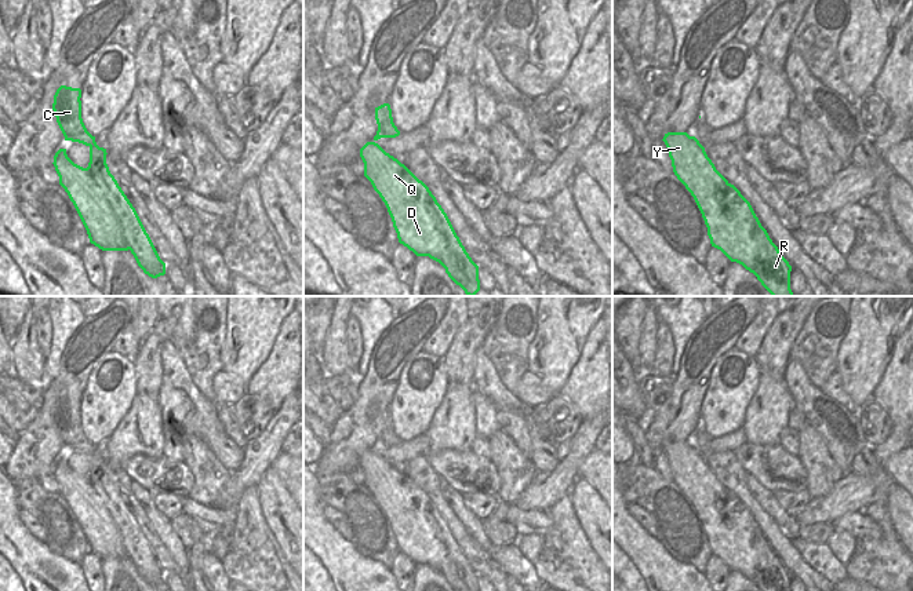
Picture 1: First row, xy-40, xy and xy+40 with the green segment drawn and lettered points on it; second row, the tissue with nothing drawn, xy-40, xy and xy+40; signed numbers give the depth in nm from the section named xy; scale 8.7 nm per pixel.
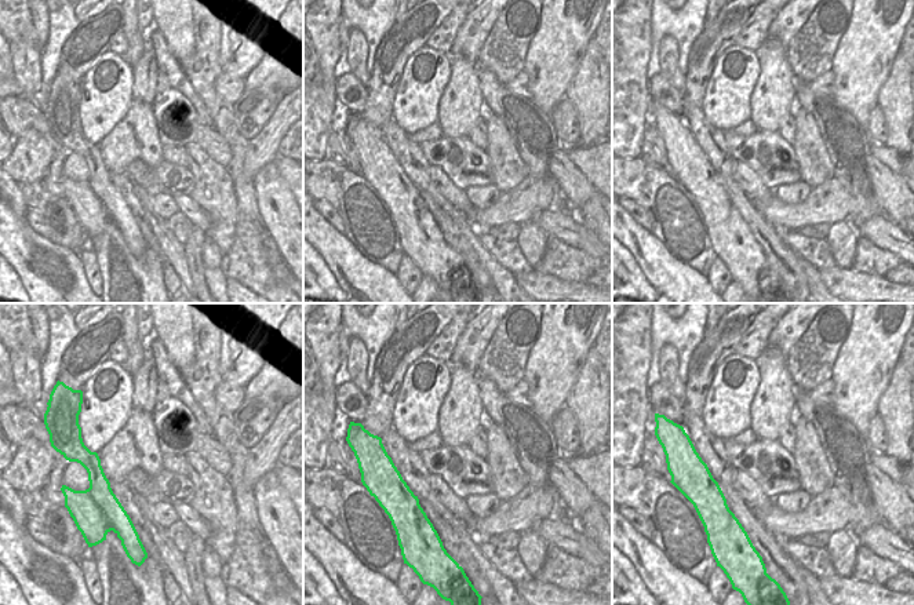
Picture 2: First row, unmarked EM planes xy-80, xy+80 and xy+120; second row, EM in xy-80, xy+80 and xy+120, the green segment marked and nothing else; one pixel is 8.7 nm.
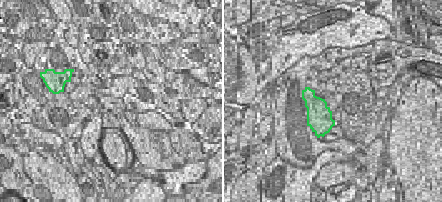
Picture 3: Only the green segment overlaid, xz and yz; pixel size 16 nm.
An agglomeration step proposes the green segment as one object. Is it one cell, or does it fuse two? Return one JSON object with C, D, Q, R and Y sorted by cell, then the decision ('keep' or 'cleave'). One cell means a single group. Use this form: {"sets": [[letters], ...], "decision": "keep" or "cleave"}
{"sets": [["C", "R"], ["D", "Q", "Y"]], "decision": "cleave"}

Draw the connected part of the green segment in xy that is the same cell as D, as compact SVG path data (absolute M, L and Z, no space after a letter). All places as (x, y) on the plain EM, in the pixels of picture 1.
M367 450L360 466L364 485L385 511L399 551L417 565L429 565L443 573L439 565L447 555L447 544L437 536L430 507L411 489L411 479L375 450Z

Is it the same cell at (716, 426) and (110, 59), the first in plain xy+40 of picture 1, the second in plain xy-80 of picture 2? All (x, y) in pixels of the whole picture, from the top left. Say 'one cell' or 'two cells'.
one cell

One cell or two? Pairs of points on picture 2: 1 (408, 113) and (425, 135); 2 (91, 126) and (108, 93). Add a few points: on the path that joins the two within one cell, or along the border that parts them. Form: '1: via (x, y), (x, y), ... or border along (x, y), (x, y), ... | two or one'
1: border along (436, 121), (410, 135) | two
2: via (95, 117), (105, 101) | one

